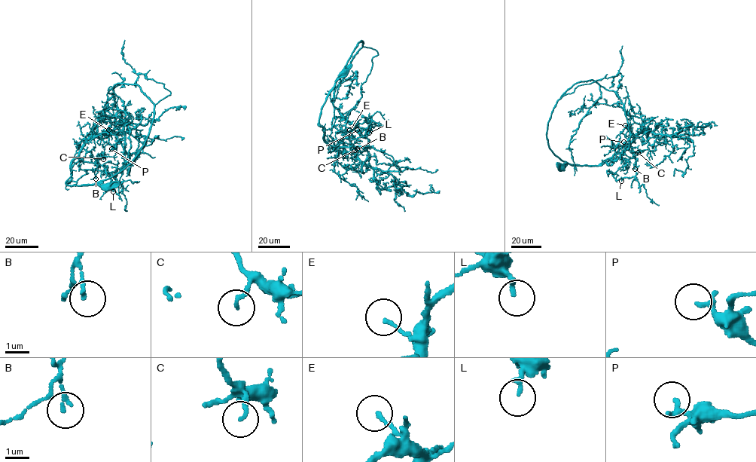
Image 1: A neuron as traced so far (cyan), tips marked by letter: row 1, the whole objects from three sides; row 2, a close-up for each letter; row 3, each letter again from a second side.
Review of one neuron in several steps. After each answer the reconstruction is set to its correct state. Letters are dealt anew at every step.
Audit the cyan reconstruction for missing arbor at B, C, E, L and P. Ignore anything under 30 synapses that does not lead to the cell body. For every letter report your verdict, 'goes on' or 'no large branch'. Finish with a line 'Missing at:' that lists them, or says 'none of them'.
B: no large branch
C: no large branch
E: no large branch
L: goes on
P: no large branch
Missing at: L

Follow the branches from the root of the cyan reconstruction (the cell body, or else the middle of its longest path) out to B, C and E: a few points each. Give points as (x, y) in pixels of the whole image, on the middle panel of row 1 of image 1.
B: (345, 72), (335, 82), (318, 124), (323, 129), (324, 139), (331, 145), (354, 146), (355, 150)
C: (345, 72), (335, 82), (318, 124), (323, 129), (324, 139), (331, 145), (349, 147), (352, 143), (357, 148)
E: (345, 72), (335, 82), (318, 124), (323, 129), (324, 139), (333, 148), (350, 135), (349, 130)

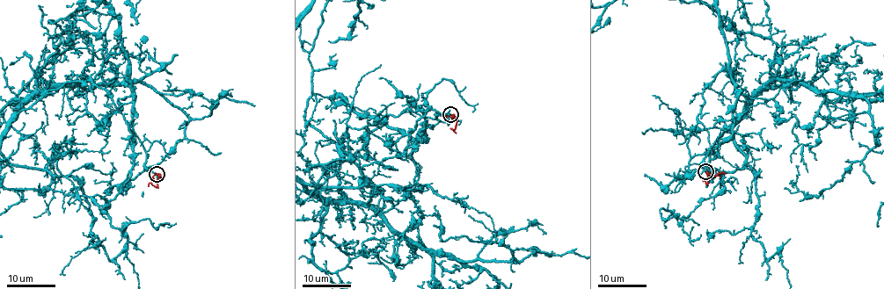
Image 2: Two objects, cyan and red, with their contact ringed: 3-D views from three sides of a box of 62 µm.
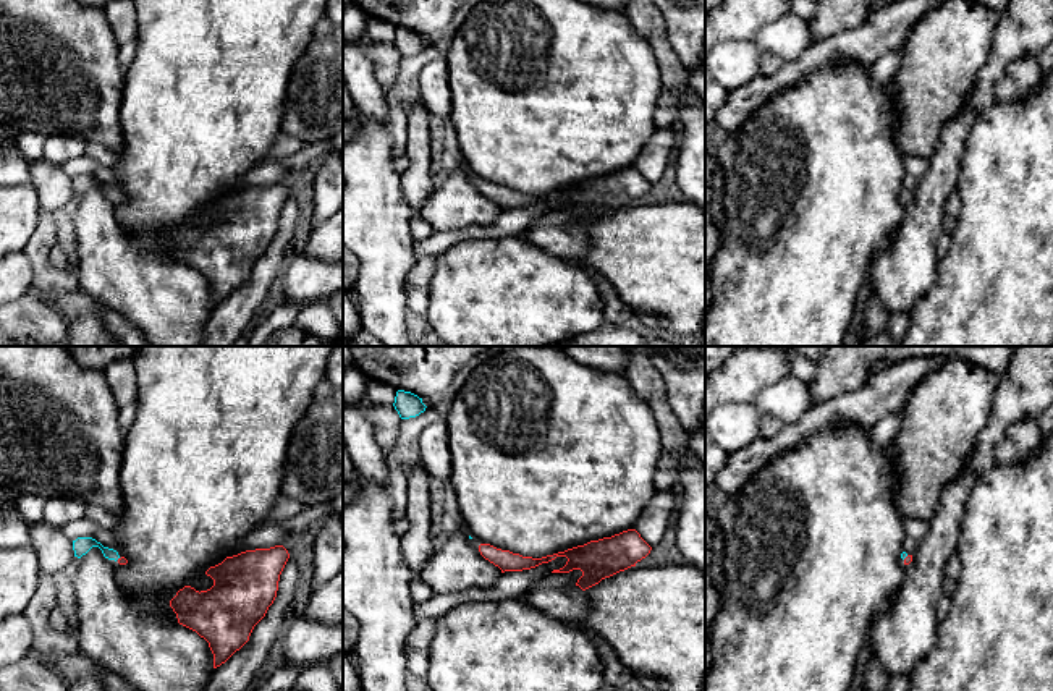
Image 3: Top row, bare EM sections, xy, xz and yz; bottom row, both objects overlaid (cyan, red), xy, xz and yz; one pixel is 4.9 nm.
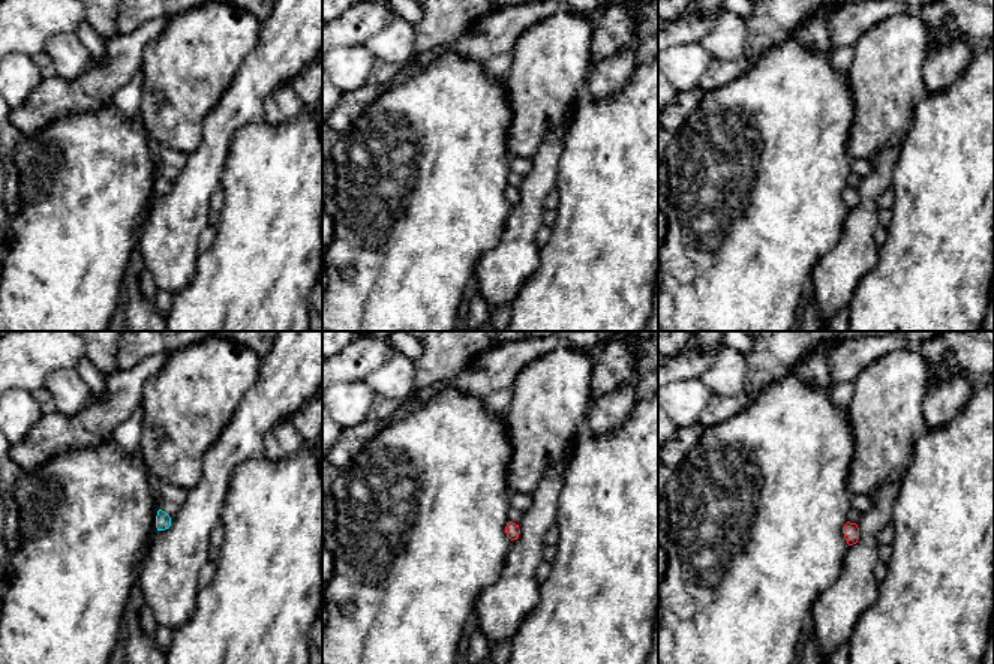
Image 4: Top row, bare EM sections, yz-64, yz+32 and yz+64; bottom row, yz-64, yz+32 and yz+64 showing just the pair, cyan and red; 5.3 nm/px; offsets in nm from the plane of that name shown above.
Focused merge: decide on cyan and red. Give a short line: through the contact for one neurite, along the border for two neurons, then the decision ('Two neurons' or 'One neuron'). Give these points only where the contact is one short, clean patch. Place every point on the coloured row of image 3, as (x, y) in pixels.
Line: yz (903, 555), (904, 557), (908, 559). One neuron

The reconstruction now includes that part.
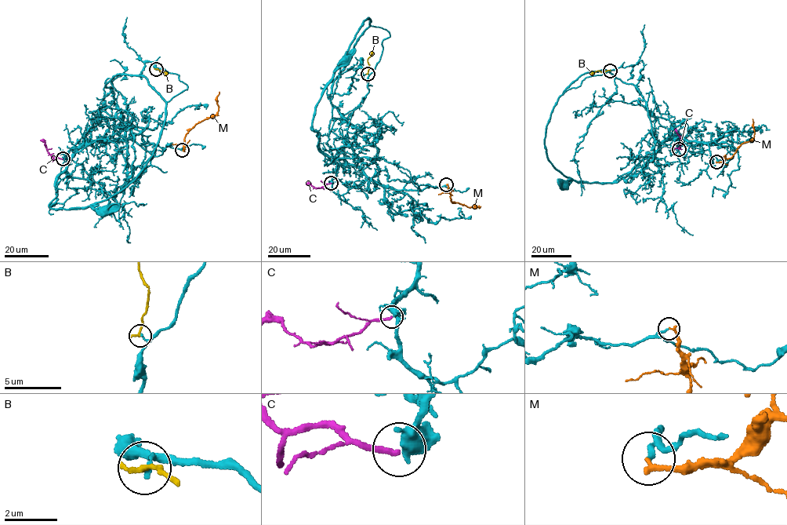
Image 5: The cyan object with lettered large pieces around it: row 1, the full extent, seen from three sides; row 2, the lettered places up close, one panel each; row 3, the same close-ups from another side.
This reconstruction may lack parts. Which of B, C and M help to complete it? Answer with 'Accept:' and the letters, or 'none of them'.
Accept: C

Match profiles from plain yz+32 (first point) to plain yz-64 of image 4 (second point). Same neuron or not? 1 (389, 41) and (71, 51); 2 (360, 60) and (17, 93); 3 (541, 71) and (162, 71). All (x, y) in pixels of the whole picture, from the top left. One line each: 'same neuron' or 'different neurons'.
1: same neuron
2: same neuron
3: same neuron

